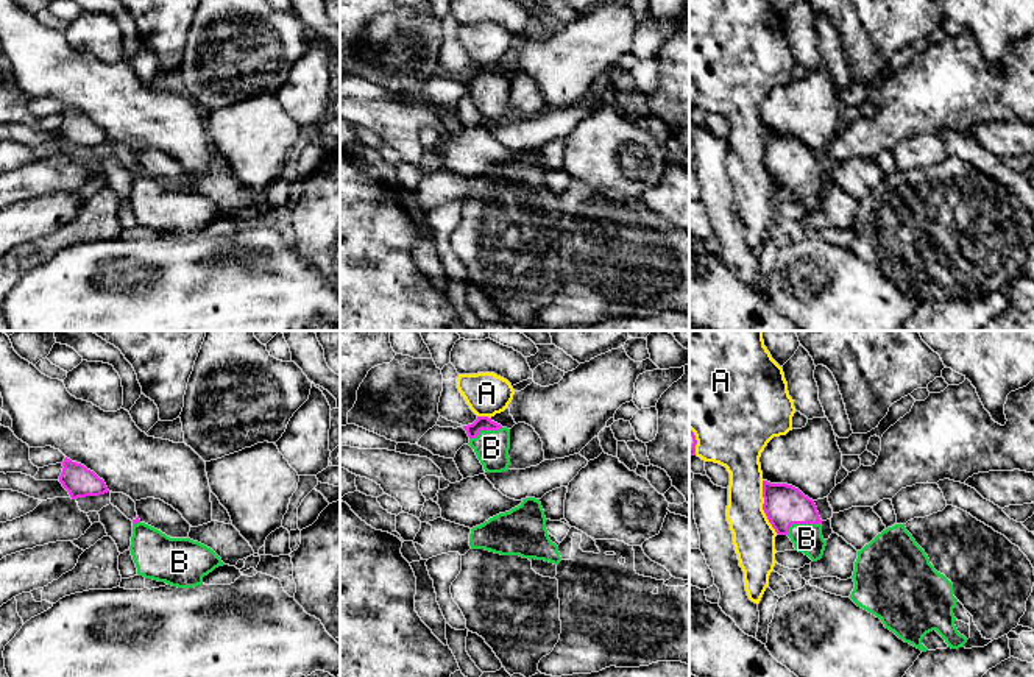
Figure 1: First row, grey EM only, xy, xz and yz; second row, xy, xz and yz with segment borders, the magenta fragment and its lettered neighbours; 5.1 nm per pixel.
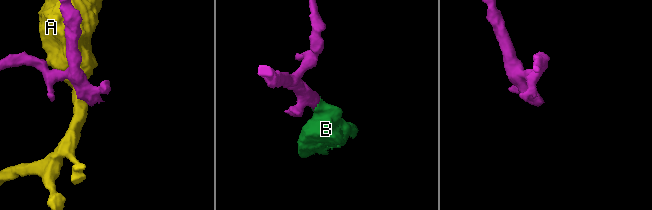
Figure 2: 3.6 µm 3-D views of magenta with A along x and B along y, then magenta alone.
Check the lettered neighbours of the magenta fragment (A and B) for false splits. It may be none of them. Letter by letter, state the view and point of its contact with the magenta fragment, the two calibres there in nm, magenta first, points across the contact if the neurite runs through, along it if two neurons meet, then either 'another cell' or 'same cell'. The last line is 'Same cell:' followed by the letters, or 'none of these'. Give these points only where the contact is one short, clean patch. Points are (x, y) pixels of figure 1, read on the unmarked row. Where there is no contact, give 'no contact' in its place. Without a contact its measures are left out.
A: meets magenta in yz at (763, 158); 200 nm thick on the magenta side, 220 nm on the other; another cell
B: meets magenta in yz at (800, 173); 200 nm thick on the magenta side, 150 nm on the other; runs through yz (783, 155), (800, 173), (807, 189); same cell
Same cell: B

